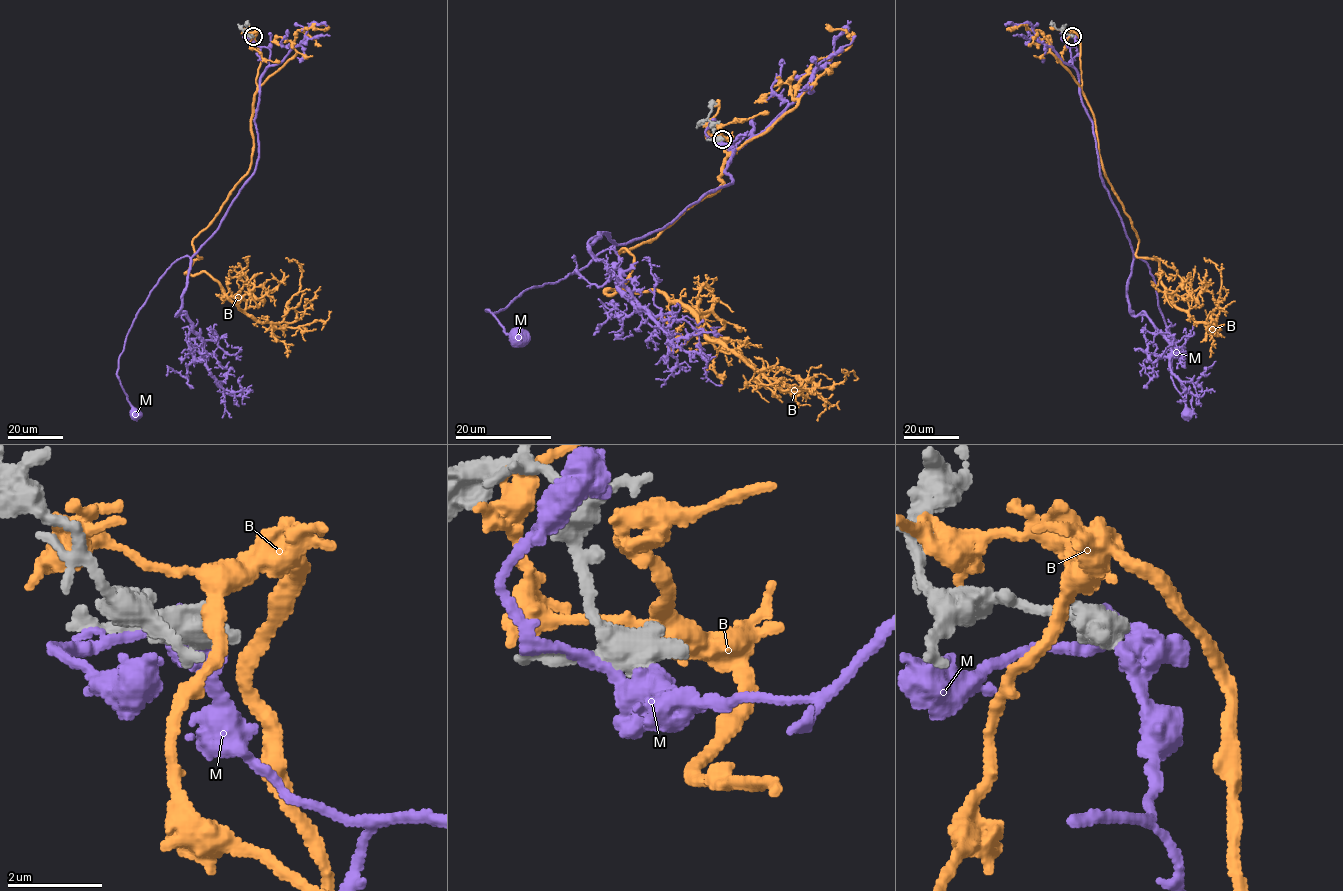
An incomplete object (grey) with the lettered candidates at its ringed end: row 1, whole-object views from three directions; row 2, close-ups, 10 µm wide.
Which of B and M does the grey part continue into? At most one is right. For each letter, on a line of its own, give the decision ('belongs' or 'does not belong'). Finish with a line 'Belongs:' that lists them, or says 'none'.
B: does not belong
M: does not belong
Belongs: none

